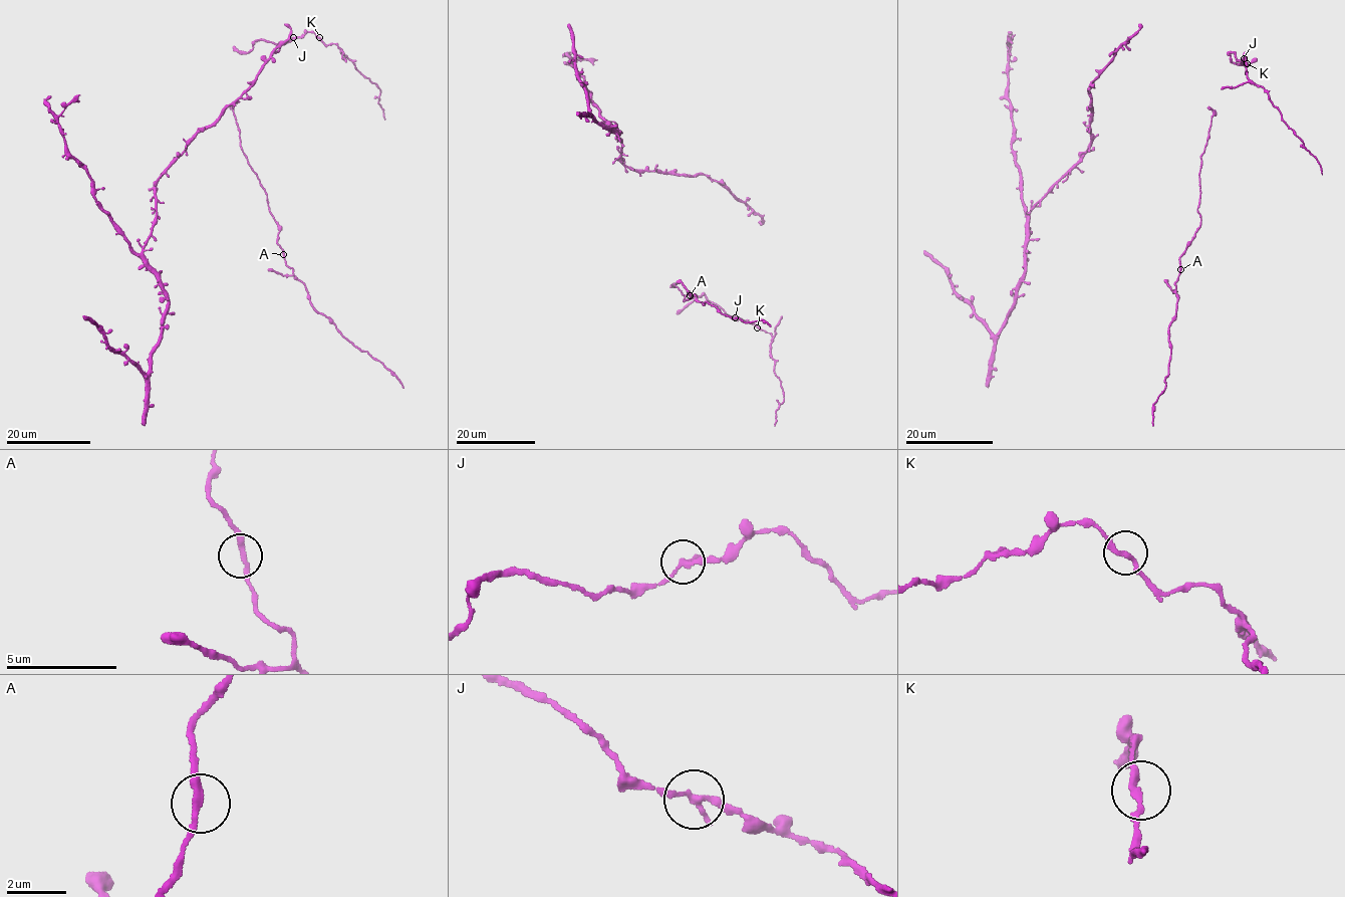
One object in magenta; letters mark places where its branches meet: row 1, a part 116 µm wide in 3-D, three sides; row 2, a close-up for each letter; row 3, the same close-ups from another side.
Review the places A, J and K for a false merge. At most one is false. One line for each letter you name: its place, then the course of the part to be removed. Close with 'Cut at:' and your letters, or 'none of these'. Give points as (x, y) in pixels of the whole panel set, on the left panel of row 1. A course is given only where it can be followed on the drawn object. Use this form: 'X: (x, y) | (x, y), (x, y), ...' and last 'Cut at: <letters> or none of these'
Cut at: none of these

